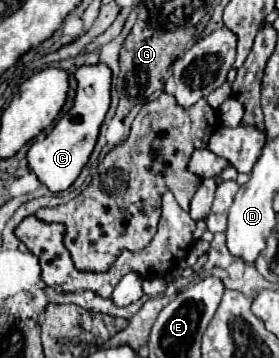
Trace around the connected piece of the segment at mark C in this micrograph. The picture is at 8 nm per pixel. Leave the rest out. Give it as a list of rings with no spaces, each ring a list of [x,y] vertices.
[[[105,64],[81,66],[75,72],[75,78],[77,78],[77,92],[71,112],[63,116],[43,140],[35,140],[27,152],[29,168],[35,172],[39,182],[43,182],[51,192],[67,190],[77,180],[79,172],[87,164],[97,144],[99,128],[111,104],[111,70]]]

